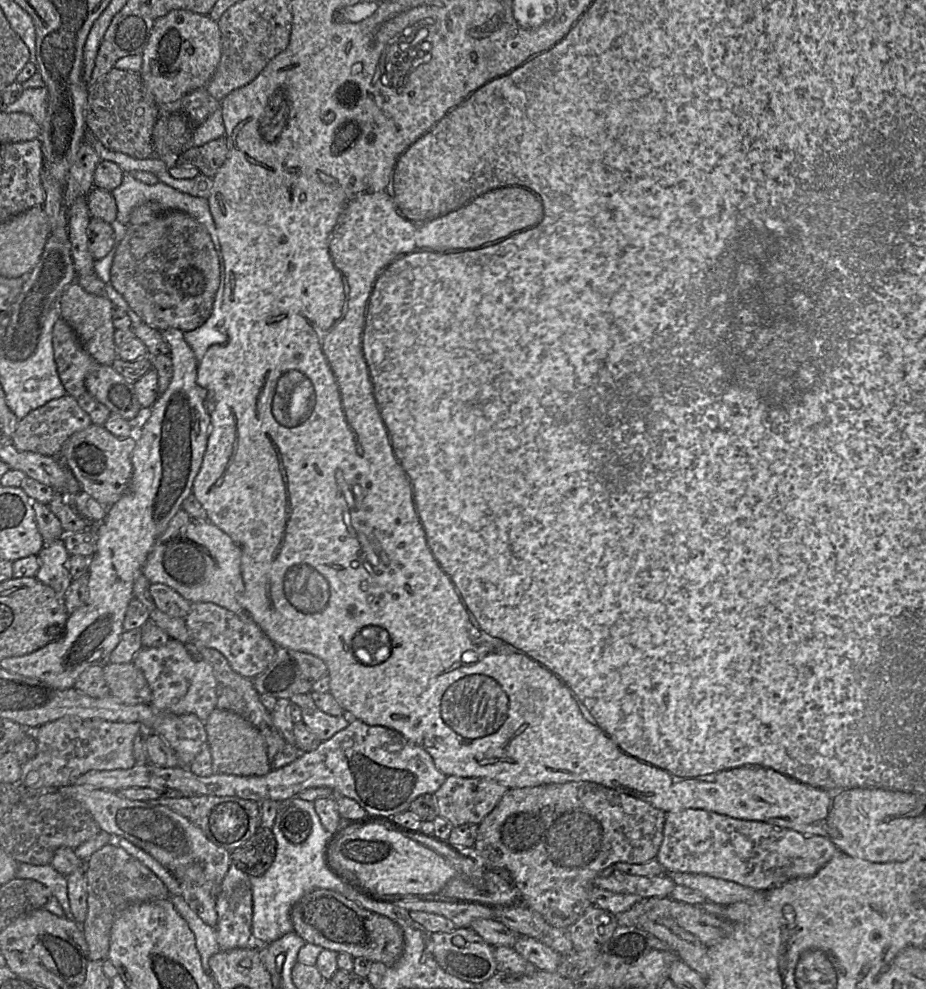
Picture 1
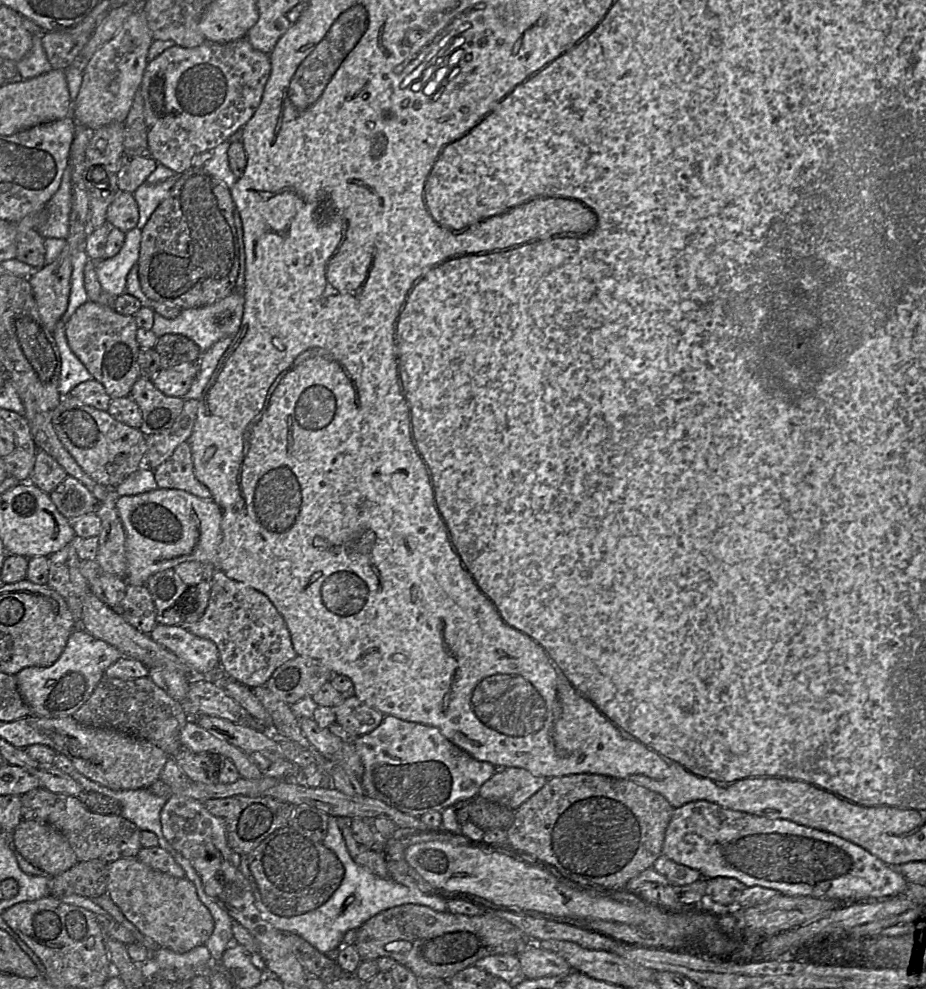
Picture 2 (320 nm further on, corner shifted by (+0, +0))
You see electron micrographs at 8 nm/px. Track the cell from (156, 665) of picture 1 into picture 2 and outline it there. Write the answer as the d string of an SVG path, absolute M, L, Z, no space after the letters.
M155 624L149 636L185 662L196 677L210 678L220 669L215 643L193 635L180 625Z

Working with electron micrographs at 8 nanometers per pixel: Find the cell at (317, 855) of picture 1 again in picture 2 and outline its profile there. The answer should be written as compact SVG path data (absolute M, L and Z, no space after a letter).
M329 817L327 834L323 845L335 853L345 868L344 878L333 895L320 907L293 917L282 917L272 913L264 904L258 887L250 872L245 857L240 861L239 870L250 881L255 906L261 917L275 928L285 933L297 934L321 953L326 953L341 945L344 934L350 929L357 929L374 915L403 904L419 904L432 908L438 912L447 911L447 903L454 899L454 895L442 891L425 894L418 889L399 884L390 878L381 878L364 866L357 864L350 856L336 817Z

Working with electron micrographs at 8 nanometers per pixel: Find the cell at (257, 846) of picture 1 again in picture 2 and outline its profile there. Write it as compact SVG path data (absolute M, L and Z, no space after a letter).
M291 827L276 830L245 856L268 909L282 917L293 917L323 905L338 889L345 868L334 852Z

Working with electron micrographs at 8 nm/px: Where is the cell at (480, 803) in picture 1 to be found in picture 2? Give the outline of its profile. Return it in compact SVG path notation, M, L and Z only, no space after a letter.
M518 767L497 769L495 774L480 788L478 796L516 810L549 780L534 776L528 770Z

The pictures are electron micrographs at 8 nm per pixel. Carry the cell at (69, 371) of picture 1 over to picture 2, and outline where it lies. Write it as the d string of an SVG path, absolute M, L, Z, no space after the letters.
M87 301L79 306L65 323L65 336L75 356L83 363L93 380L100 382L110 398L128 396L140 377L136 341L138 326L134 316L124 316L113 307Z

